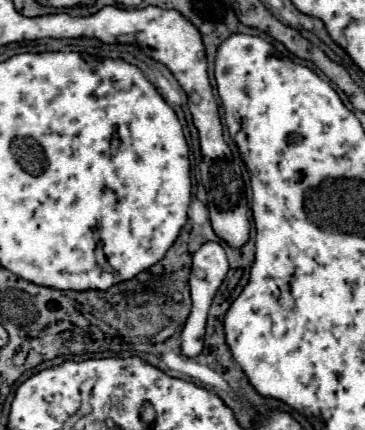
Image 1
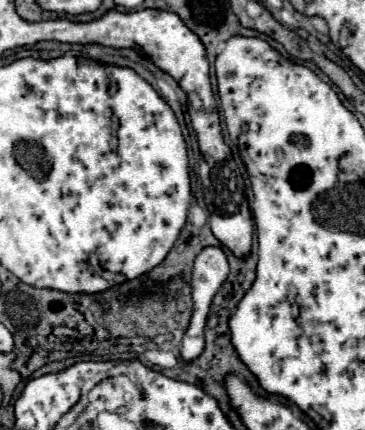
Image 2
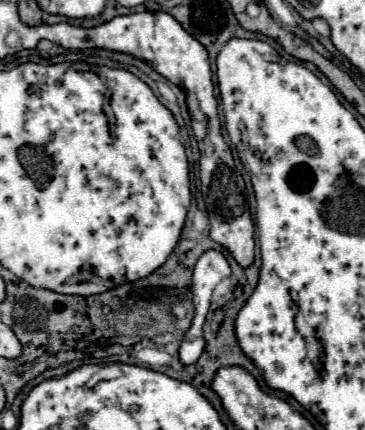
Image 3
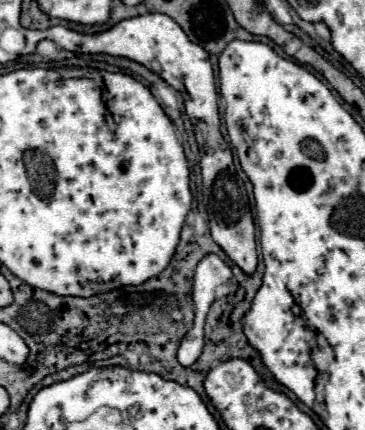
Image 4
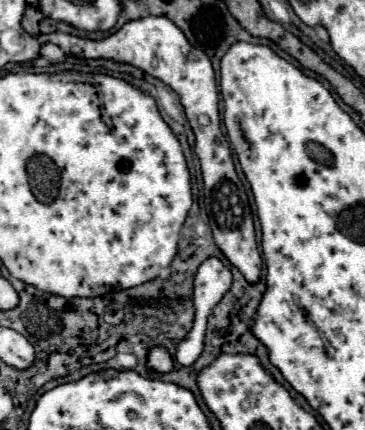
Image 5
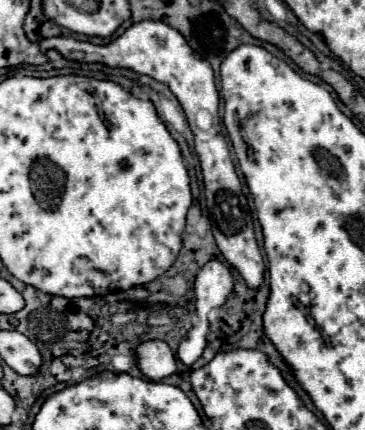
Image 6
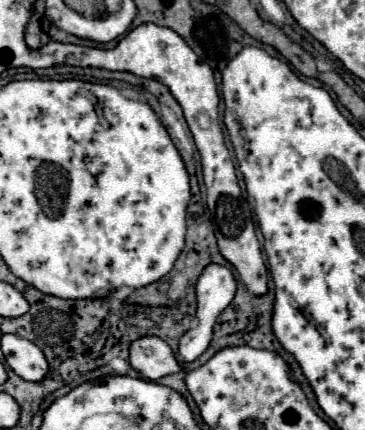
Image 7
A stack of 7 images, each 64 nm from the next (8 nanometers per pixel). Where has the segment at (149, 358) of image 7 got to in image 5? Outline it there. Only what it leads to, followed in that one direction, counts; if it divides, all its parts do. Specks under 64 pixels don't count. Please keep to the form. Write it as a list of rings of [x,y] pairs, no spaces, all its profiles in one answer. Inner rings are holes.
[[[152,346],[148,350],[148,360],[146,360],[146,366],[152,370],[152,372],[172,372],[174,368],[174,360],[170,358],[168,350],[164,346]]]

